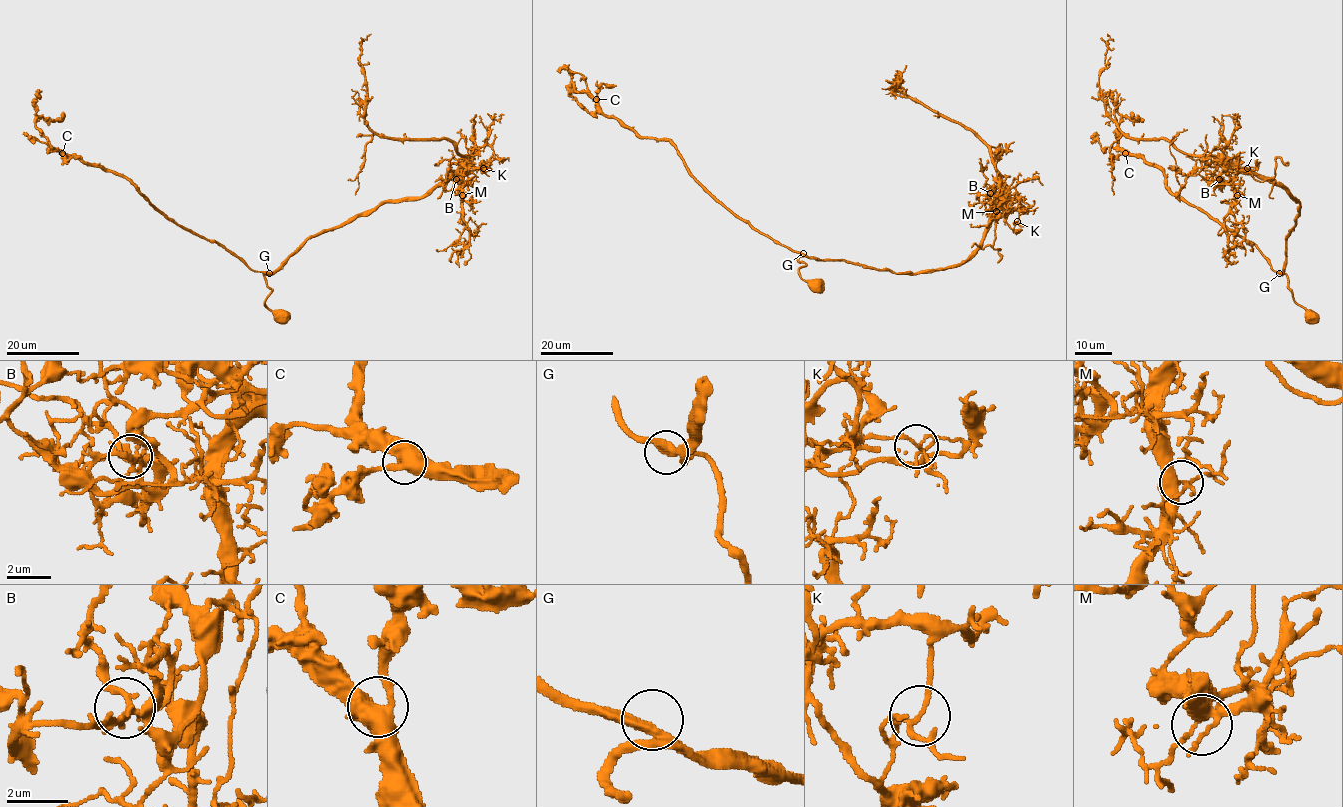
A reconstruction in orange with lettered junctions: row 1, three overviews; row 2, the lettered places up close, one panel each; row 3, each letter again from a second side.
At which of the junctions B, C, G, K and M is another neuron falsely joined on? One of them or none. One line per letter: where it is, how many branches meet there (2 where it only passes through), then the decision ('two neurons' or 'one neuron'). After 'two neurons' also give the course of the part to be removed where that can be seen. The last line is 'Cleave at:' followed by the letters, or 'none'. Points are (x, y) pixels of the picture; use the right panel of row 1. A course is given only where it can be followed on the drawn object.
B: place (1219, 179); branches 3; one neuron
C: place (1125, 153); branches 3; one neuron
G: place (1279, 273); branches 3; one neuron
K: place (1247, 168); branches 3; two neurons; course (1247, 169), (1223, 172), (1225, 182), (1214, 188), (1212, 182), (1219, 180), (1196, 166), (1195, 149)
M: place (1237, 195); branches 3; one neuron
Cleave at: K

